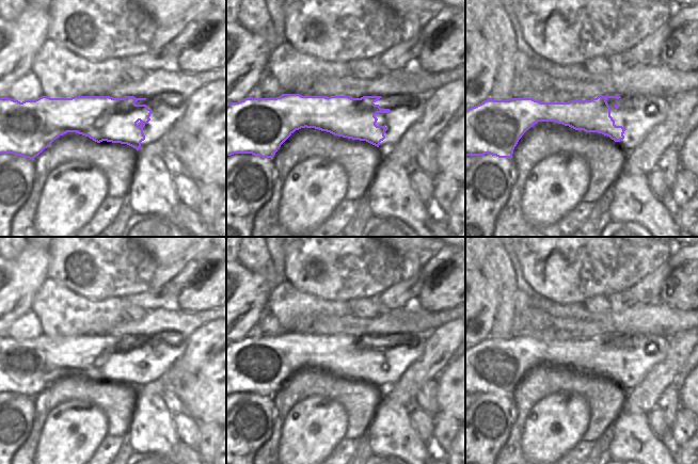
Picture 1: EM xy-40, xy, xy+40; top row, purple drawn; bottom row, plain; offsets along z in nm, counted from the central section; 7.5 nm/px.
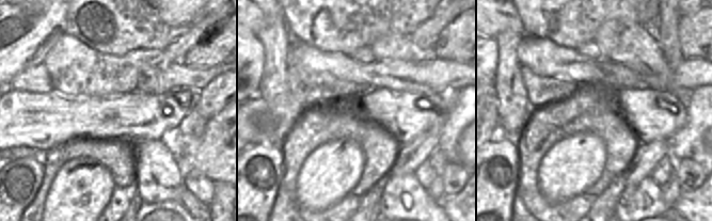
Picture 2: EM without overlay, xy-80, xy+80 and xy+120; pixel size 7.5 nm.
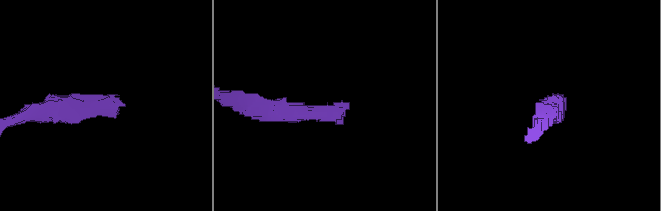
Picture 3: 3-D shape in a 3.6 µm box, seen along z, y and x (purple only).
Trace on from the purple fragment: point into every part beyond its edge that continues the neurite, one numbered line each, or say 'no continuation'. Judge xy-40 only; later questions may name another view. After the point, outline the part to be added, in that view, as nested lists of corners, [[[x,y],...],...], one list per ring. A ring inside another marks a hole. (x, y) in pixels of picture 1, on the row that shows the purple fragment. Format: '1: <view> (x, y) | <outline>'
1: xy-40 (167, 109) | [[[165,92],[136,105],[146,105],[152,110],[150,121],[143,127],[145,140],[141,147],[162,139],[186,114],[188,98],[180,94]]]

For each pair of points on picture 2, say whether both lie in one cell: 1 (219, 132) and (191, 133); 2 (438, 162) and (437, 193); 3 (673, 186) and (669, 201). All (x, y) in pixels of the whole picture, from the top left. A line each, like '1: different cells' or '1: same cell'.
1: different cells
2: same cell
3: same cell

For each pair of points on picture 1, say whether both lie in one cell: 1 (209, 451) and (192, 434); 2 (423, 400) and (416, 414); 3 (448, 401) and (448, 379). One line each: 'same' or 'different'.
1: different
2: different
3: same

